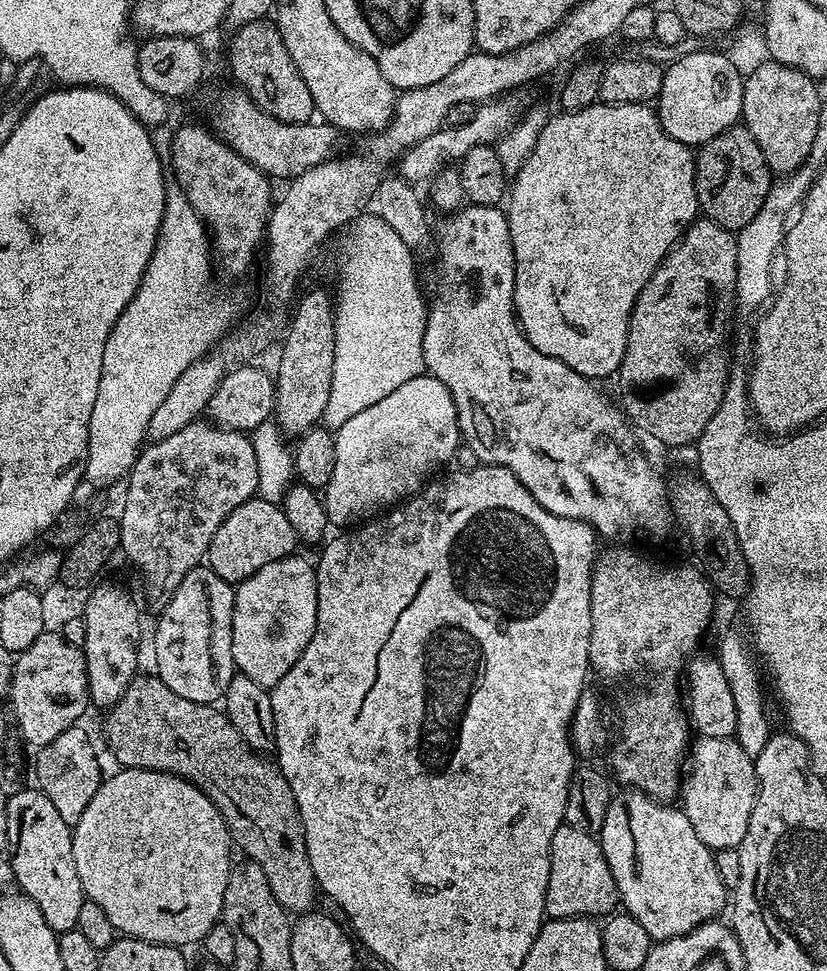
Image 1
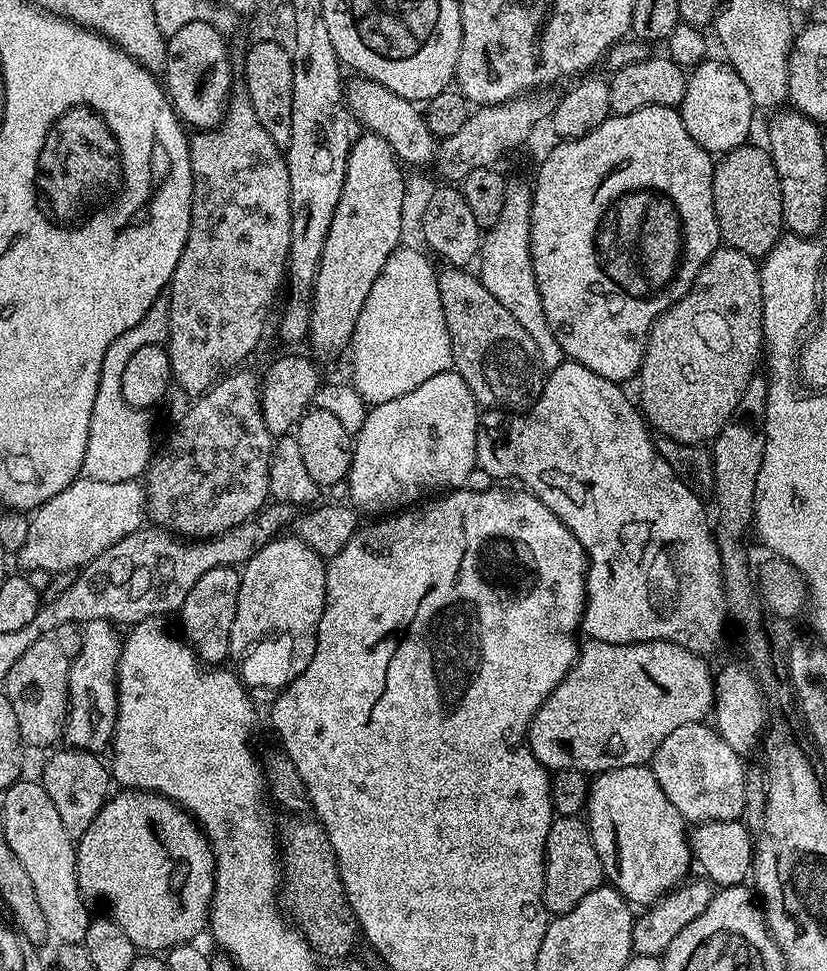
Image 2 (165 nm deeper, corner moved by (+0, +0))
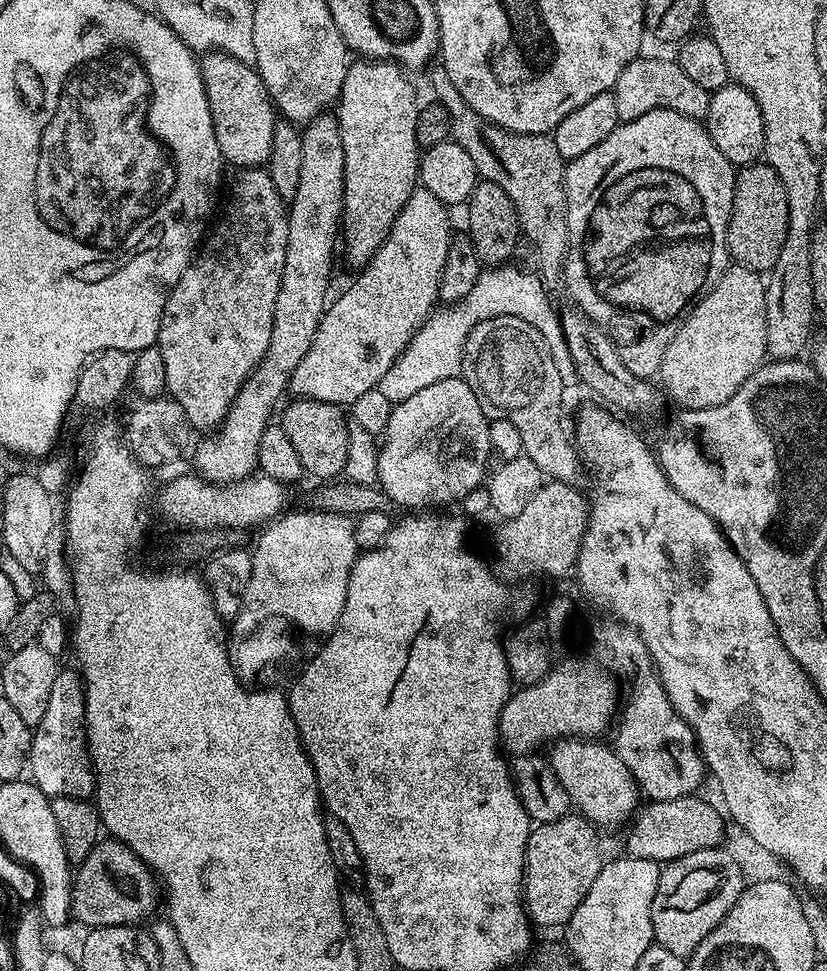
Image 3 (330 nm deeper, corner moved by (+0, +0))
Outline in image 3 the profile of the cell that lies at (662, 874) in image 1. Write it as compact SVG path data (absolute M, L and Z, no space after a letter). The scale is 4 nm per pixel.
M579 738L558 740L551 745L552 753L547 753L546 759L551 764L558 782L566 786L566 794L579 815L585 816L601 829L616 828L619 824L627 825L633 819L641 803L642 793L637 788L636 779L632 777L630 770L626 770L622 758L618 758L615 747L608 745L607 748L600 743L604 742Z

